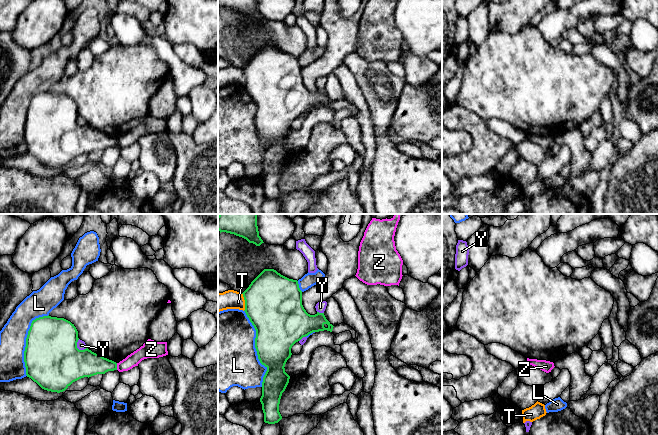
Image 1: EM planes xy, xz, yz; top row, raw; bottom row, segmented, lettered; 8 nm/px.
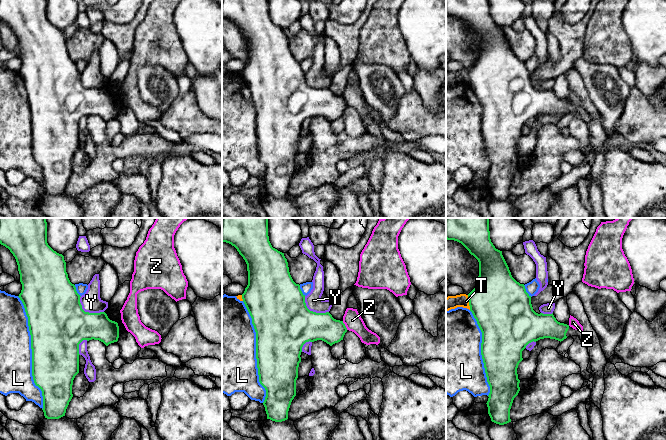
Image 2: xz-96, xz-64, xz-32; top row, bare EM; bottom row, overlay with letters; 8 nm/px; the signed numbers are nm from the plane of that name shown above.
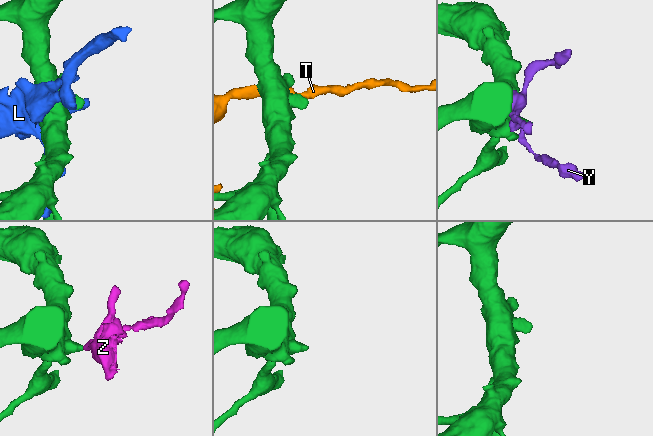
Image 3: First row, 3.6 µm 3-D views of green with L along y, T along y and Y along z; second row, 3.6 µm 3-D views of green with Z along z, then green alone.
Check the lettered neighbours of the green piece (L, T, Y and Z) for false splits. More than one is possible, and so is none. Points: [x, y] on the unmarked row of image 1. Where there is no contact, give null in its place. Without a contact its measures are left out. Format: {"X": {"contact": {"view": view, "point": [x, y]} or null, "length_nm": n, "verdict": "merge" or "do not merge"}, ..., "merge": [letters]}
{"L": {"contact": {"view": "xz", "point": [255, 123]}, "length_nm": 650, "verdict": "do not merge"}, "T": {"contact": {"view": "xz", "point": [245, 78]}, "length_nm": 150, "verdict": "do not merge"}, "Y": {"contact": {"view": "xy", "point": [76, 123]}, "length_nm": 110, "verdict": "do not merge"}, "Z": {"contact": {"view": "xy", "point": [116, 142]}, "length_nm": 60, "verdict": "do not merge"}, "merge": []}

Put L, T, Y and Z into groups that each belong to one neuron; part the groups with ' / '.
L / T / Y / Z

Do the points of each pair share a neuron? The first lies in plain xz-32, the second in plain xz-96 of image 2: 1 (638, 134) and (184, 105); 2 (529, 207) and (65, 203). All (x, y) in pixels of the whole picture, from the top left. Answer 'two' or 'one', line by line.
1: one
2: two

